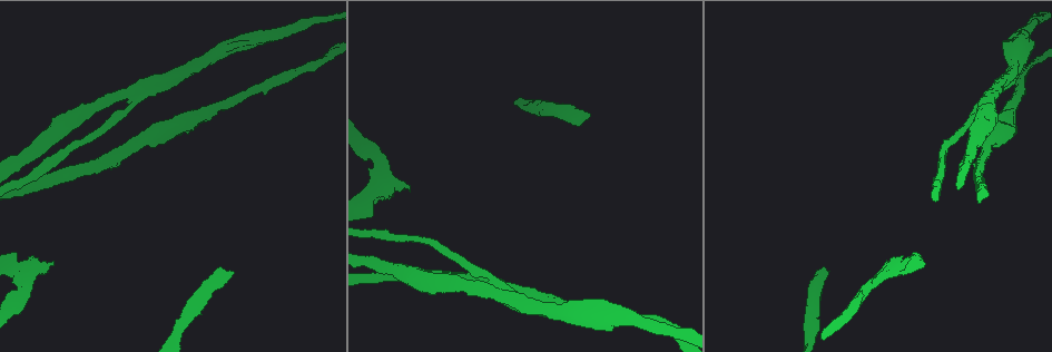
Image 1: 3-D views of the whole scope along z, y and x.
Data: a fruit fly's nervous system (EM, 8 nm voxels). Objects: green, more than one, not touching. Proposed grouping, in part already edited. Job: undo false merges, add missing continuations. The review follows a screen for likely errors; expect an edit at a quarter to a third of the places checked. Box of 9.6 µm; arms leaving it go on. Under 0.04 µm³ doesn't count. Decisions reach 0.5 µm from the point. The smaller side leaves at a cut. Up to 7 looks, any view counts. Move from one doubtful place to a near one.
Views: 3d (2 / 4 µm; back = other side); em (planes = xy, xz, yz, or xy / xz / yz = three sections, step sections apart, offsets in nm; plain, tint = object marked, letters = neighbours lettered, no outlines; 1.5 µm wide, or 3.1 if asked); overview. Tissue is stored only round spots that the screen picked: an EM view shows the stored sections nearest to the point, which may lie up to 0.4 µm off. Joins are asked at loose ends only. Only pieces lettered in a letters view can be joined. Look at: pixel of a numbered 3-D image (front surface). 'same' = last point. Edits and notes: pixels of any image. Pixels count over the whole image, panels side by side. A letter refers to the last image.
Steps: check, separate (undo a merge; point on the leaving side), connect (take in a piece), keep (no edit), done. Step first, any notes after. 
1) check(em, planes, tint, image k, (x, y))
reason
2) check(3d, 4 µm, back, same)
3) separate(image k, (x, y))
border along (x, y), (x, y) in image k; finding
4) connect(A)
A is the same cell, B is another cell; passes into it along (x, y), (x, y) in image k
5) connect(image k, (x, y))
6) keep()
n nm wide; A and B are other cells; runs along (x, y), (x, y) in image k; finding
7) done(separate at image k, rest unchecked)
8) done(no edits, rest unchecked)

check(3d, 4 µm, image 1, (817, 271))
stops while still wide

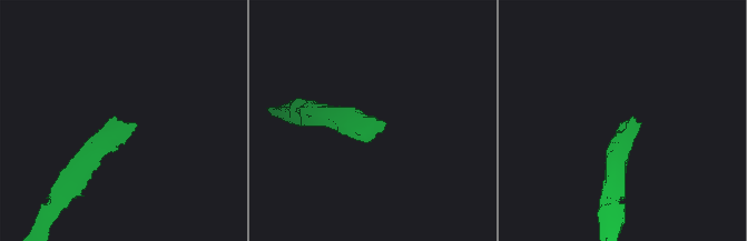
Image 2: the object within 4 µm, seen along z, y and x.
check(em, xy, step 8, tint, image 2, (384, 124))

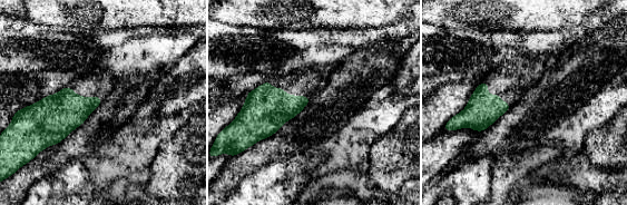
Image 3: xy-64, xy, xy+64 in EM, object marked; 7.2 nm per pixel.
check(em, planes, letters, same)
cut it another way

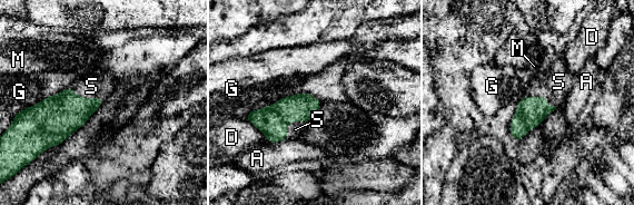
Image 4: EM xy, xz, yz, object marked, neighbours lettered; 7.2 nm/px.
connect(S)
S is the same cell, A, D, G and M are other cells; passes into it along (531, 111), (546, 98), (555, 85) in image 4; the neuron continues

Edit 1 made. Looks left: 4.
check(overview)

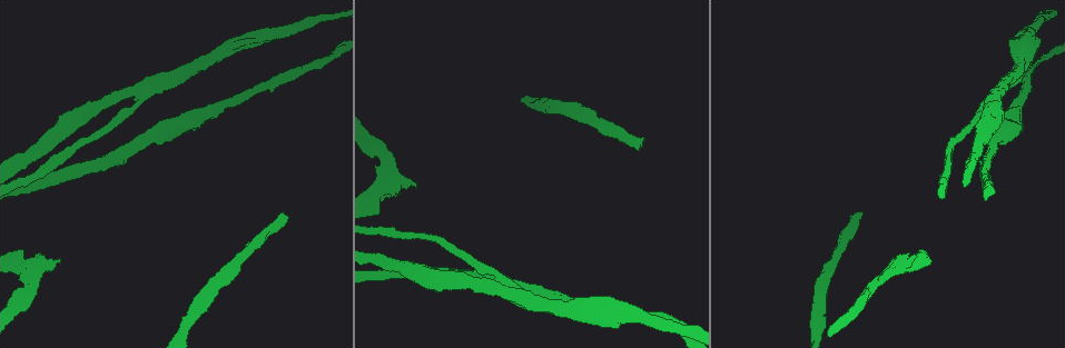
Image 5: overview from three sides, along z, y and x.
check(em, planes, letters, image 5, (997, 137))
sudden change in width

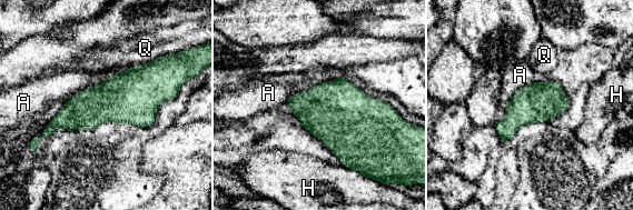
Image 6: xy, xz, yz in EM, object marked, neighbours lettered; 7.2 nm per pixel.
keep()
A, H and Q are other cells; border along (335, 79), (294, 93), (286, 103) in image 6; all the same neuron

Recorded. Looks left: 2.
done(connect at image 4, rest unchecked)

